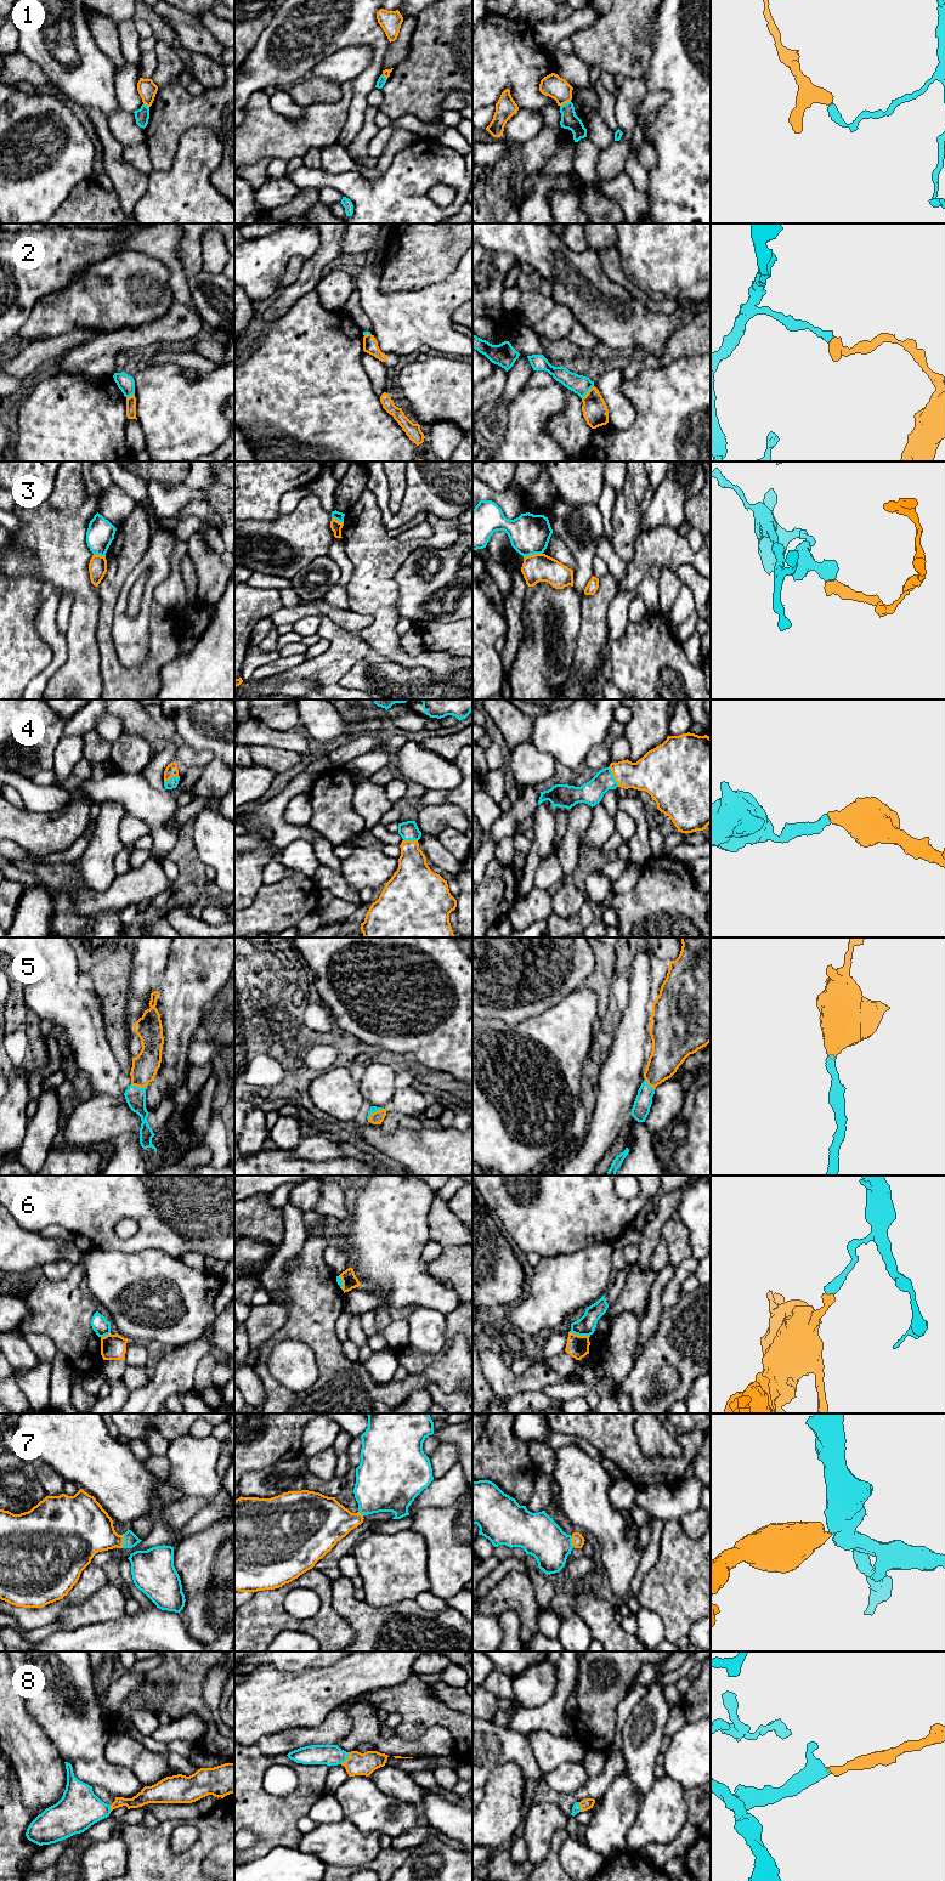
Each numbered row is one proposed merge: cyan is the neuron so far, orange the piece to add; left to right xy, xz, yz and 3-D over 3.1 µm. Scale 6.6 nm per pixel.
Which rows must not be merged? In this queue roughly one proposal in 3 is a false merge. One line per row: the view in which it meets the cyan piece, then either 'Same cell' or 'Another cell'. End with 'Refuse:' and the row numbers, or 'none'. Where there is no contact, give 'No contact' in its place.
1: Touches cyan in yz. Another cell
2: Touches cyan in yz. Another cell
3: Touches cyan in yz. Another cell
4: Touches cyan in yz. Same cell
5: Touches cyan in xy. Same cell
6: Touches cyan in yz. Another cell
7: Touches cyan in xy. Same cell
8: Touches cyan in xz. Same cell
Refuse: 1, 2, 3, 6

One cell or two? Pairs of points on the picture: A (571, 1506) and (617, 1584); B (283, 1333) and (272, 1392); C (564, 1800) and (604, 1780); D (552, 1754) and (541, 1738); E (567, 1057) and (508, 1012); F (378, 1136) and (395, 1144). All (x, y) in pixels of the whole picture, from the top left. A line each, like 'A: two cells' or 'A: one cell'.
A: one cell
B: one cell
C: one cell
D: one cell
E: two cells
F: one cell

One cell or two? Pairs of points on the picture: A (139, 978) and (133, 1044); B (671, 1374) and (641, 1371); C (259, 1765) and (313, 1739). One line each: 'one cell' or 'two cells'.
A: one cell
B: two cells
C: two cells

